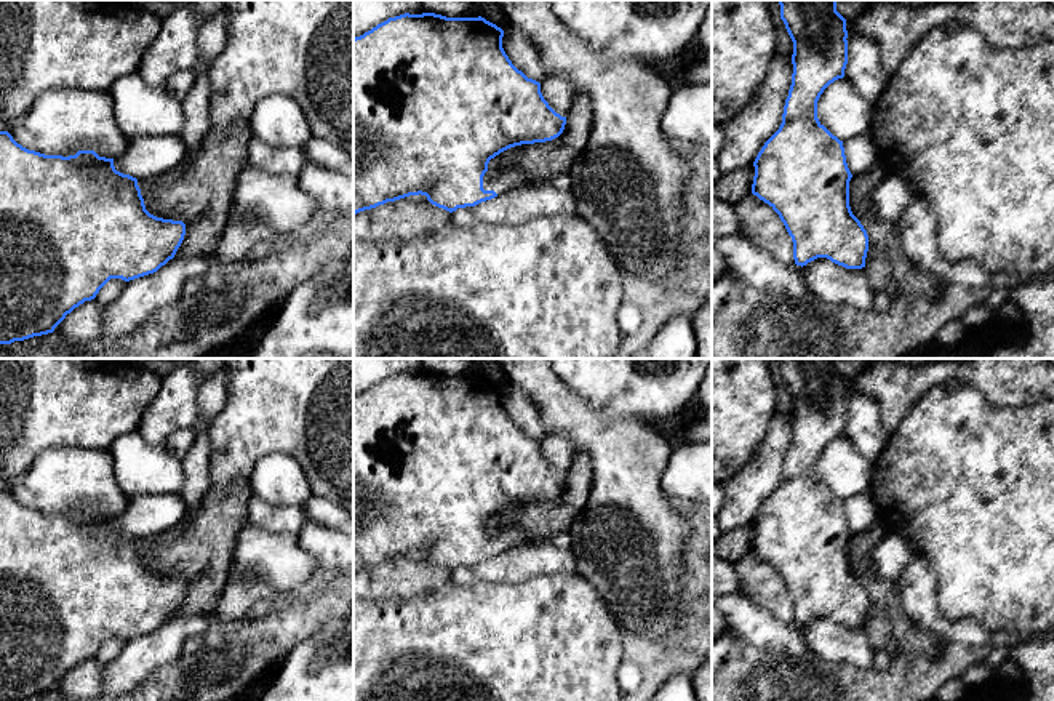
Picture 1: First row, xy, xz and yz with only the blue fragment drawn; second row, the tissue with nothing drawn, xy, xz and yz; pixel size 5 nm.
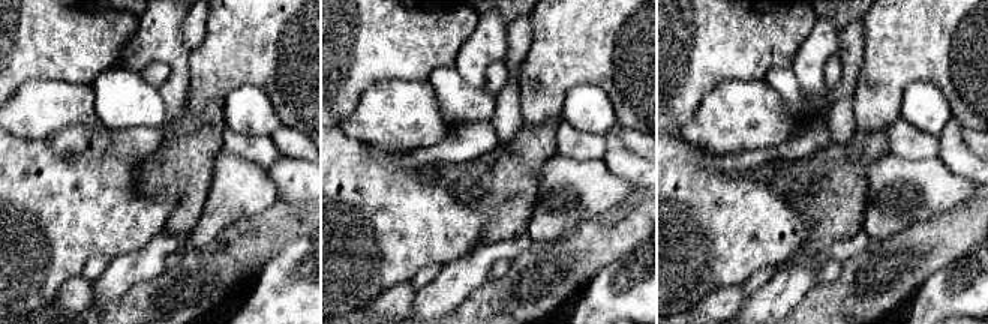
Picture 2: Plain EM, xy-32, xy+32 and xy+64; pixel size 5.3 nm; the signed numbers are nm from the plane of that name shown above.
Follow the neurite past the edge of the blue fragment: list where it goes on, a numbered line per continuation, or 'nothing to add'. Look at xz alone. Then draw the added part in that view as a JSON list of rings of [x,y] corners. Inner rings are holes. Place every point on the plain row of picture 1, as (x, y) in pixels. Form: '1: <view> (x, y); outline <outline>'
1: xz (503, 541); outline [[[489,528],[483,535],[483,547],[494,549],[497,554],[505,552],[512,547],[536,543],[536,539],[528,538],[521,531],[501,531],[494,533]]]

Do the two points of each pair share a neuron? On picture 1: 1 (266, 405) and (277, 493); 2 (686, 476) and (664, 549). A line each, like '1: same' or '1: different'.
1: different
2: different

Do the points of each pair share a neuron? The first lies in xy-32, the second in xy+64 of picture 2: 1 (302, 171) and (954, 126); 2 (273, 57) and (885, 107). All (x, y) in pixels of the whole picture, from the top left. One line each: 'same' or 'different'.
1: same
2: same

